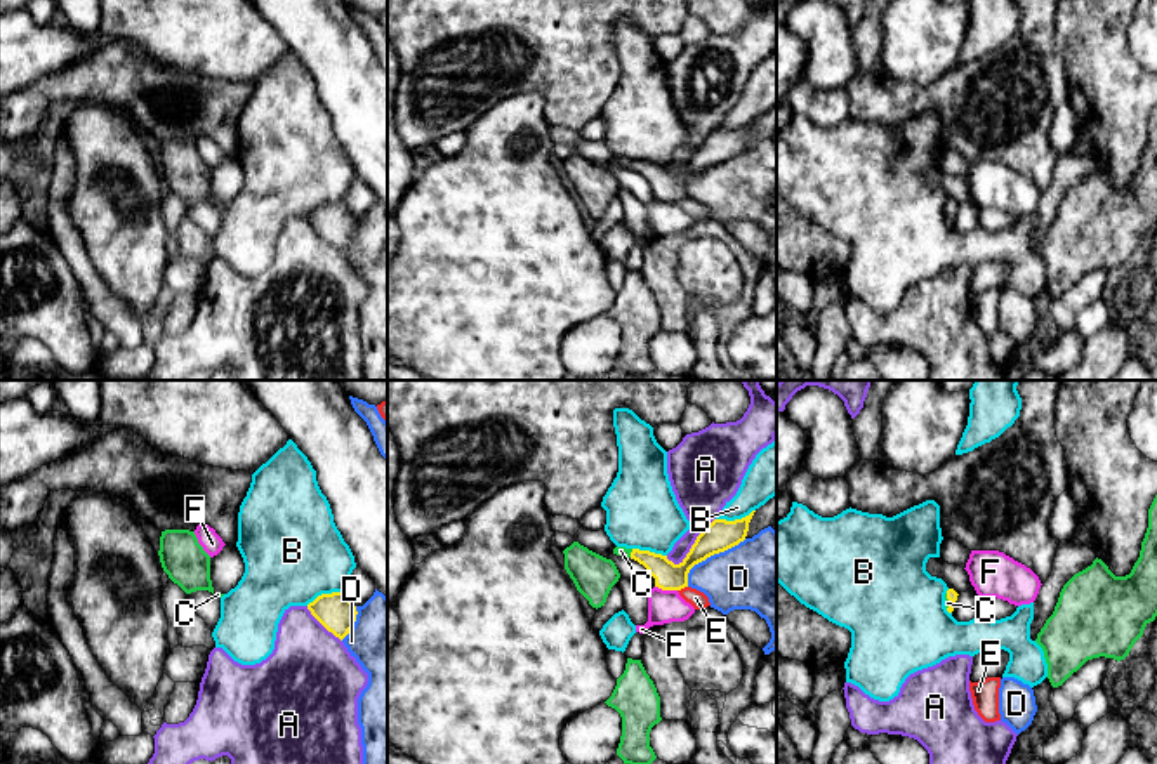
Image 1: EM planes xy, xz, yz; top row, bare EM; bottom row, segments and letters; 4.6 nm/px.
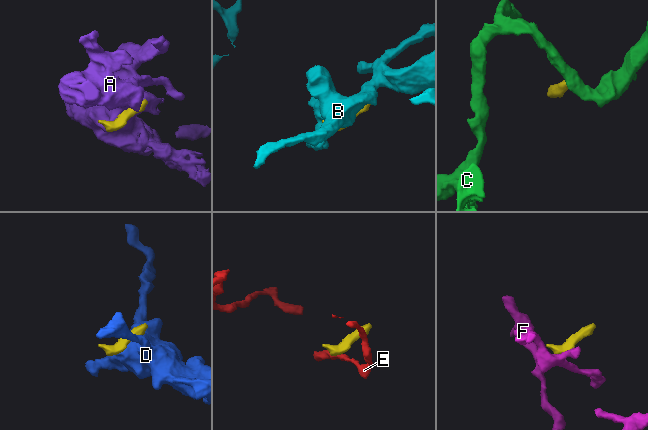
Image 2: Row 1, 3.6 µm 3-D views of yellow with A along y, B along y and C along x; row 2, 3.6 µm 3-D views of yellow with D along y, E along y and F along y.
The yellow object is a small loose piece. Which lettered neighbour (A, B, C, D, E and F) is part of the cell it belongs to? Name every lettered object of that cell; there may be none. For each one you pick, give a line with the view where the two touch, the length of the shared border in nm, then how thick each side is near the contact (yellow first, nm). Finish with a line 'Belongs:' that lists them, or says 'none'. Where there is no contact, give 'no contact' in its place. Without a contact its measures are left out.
C: contact in yz; length 70 nm; calibres 50 and 30 nm
Belongs: C

